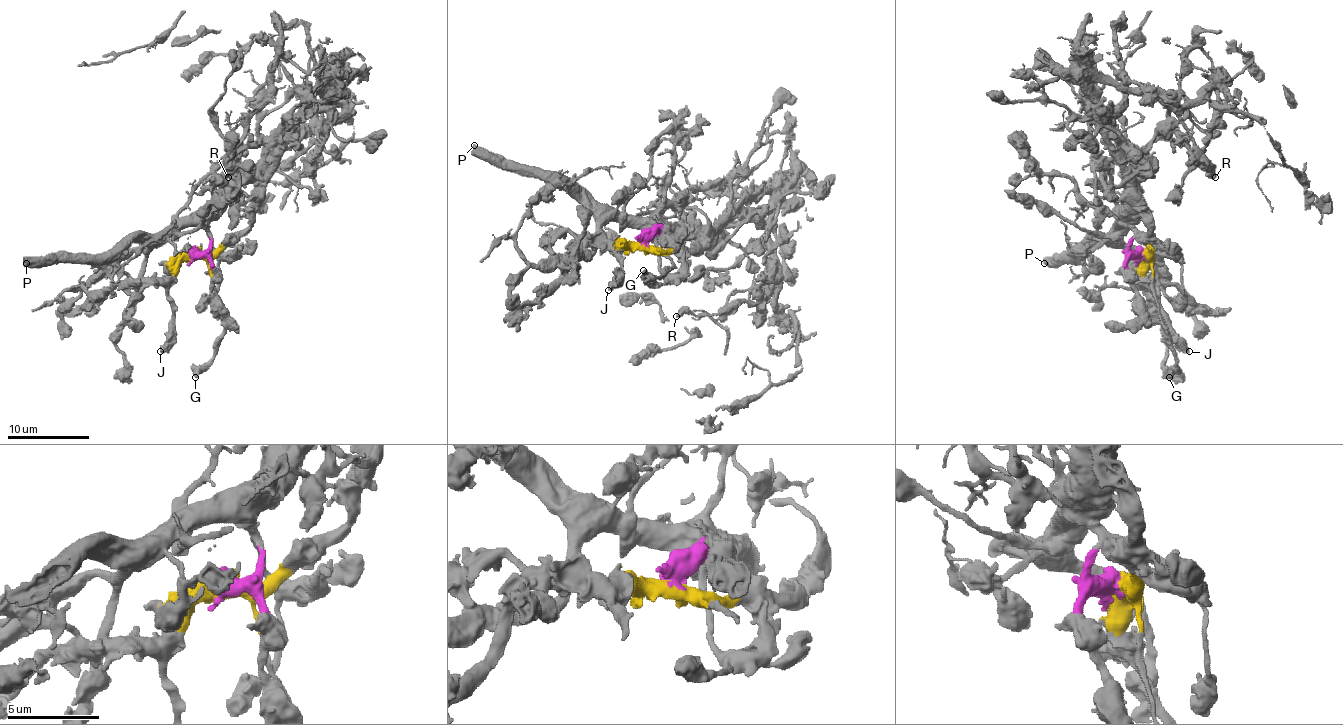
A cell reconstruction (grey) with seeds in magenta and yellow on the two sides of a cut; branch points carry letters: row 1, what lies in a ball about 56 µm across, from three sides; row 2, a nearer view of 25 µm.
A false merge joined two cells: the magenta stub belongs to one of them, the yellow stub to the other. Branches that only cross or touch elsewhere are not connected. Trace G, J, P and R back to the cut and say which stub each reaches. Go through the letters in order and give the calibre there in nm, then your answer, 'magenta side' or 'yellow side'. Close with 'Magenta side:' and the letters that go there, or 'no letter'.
G: calibre 440 nm; yellow side
J: calibre 460 nm; yellow side
P: calibre 500 nm; magenta side
R: calibre 480 nm; magenta side
Magenta side: P, R

